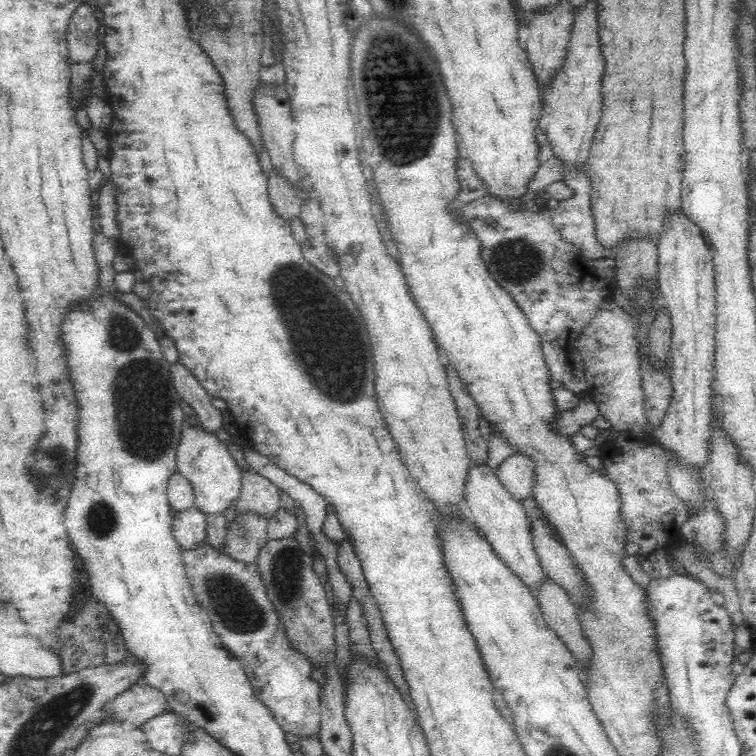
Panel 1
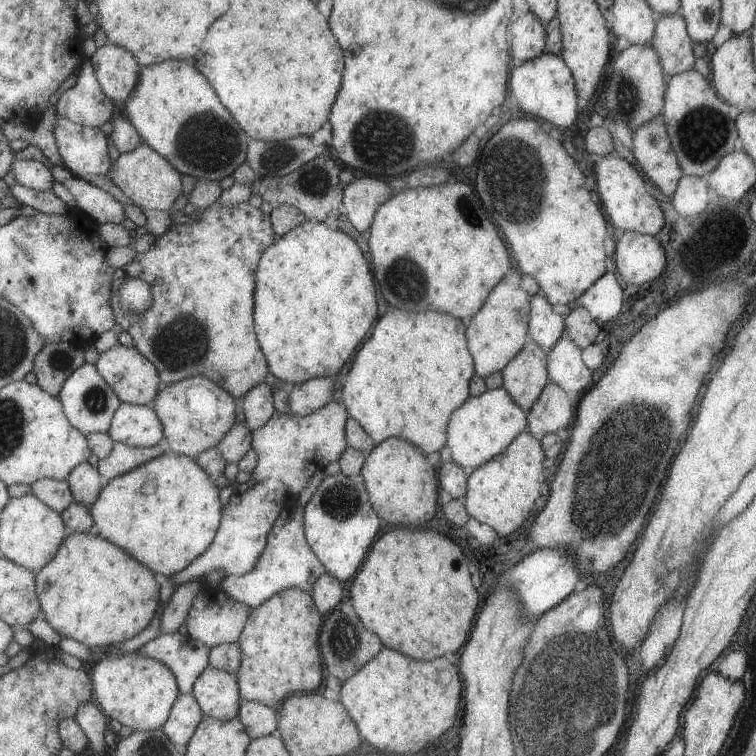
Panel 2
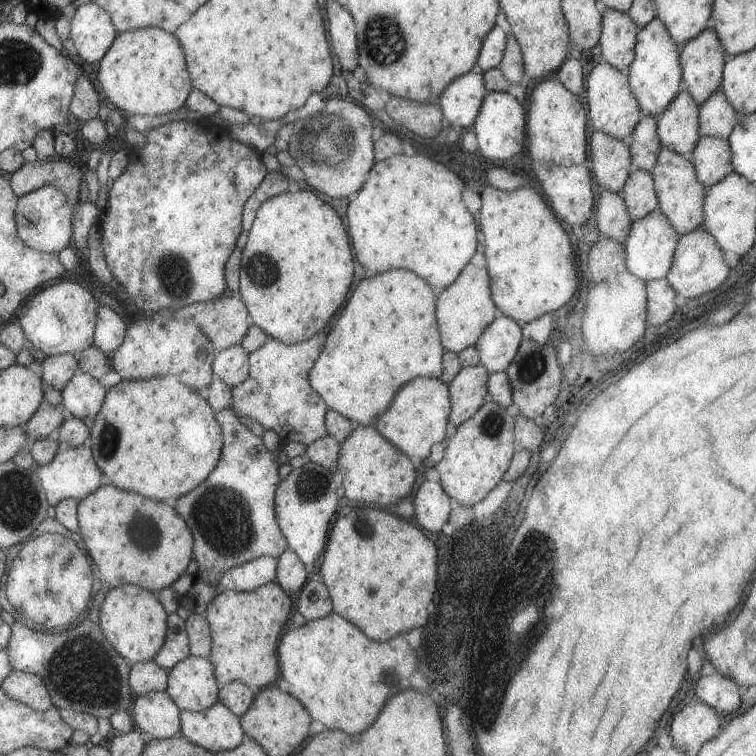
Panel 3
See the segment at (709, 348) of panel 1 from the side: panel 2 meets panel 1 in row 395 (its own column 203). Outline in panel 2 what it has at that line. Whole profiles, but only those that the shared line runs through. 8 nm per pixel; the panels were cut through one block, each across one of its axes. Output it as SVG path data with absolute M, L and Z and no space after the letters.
M210 667L196 682L195 695L203 705L205 714L224 721L241 716L243 696L239 677Z

